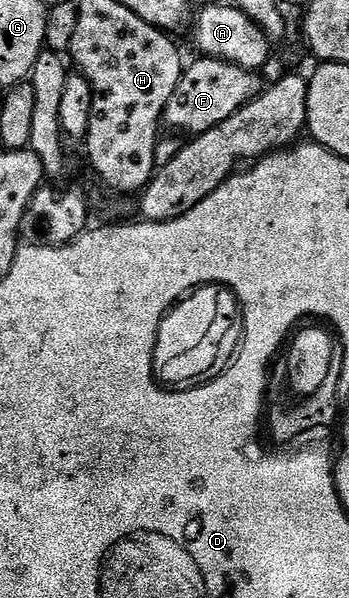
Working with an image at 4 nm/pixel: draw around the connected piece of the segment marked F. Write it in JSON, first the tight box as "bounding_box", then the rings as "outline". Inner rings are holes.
{"bounding_box":[164,56,259,136],"outline":[[[201,56],[198,59],[198,62],[184,67],[179,84],[175,92],[171,92],[171,100],[167,100],[165,109],[164,125],[181,136],[196,136],[215,128],[215,124],[223,124],[223,120],[235,116],[237,110],[259,93],[258,75],[254,71],[244,70],[242,66],[225,62],[222,58]]]}

